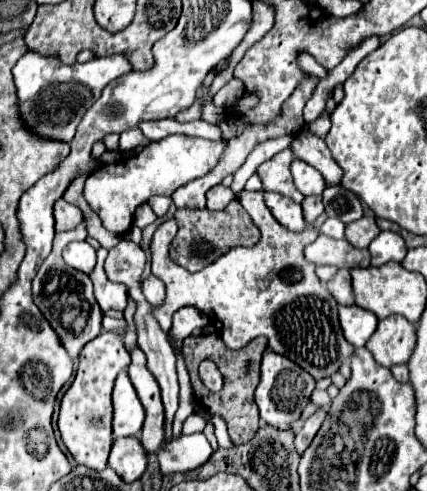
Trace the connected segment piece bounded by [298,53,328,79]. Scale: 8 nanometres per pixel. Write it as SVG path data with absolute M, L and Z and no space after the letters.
M302 53L298 56L298 65L304 72L317 76L319 79L324 79L328 75L328 71L320 66L316 60L309 54Z

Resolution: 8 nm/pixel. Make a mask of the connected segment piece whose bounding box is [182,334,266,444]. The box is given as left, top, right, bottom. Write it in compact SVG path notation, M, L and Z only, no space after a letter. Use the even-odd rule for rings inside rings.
M216 334L185 338L182 347L184 360L186 360L186 366L188 366L194 396L198 398L198 402L206 410L224 416L224 420L228 424L228 430L230 430L230 440L234 444L244 444L260 428L260 416L258 416L258 406L254 402L254 390L256 390L258 380L260 380L260 360L262 360L262 354L266 350L266 338L256 338L240 350L228 350L224 344L213 344L216 338ZM202 360L214 360L214 364L218 366L218 370L224 376L224 386L216 394L210 392L198 378L198 366L200 366ZM252 370L256 370L256 372L252 372Z

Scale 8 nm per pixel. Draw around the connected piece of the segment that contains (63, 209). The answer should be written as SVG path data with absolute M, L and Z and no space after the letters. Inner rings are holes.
M58 200L54 206L54 218L56 218L56 232L66 232L82 222L82 210L74 204L68 204L66 200Z

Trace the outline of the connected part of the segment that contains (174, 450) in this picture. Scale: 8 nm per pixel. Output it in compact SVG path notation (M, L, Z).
M196 432L166 442L156 454L160 460L162 474L172 474L172 472L186 472L202 466L210 458L212 446L208 444L202 432Z

